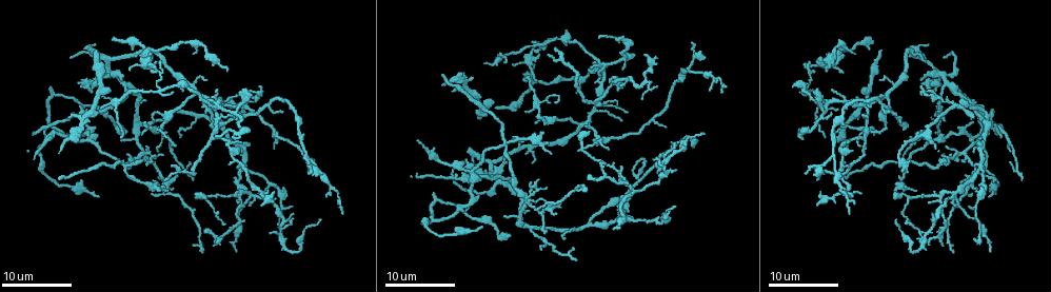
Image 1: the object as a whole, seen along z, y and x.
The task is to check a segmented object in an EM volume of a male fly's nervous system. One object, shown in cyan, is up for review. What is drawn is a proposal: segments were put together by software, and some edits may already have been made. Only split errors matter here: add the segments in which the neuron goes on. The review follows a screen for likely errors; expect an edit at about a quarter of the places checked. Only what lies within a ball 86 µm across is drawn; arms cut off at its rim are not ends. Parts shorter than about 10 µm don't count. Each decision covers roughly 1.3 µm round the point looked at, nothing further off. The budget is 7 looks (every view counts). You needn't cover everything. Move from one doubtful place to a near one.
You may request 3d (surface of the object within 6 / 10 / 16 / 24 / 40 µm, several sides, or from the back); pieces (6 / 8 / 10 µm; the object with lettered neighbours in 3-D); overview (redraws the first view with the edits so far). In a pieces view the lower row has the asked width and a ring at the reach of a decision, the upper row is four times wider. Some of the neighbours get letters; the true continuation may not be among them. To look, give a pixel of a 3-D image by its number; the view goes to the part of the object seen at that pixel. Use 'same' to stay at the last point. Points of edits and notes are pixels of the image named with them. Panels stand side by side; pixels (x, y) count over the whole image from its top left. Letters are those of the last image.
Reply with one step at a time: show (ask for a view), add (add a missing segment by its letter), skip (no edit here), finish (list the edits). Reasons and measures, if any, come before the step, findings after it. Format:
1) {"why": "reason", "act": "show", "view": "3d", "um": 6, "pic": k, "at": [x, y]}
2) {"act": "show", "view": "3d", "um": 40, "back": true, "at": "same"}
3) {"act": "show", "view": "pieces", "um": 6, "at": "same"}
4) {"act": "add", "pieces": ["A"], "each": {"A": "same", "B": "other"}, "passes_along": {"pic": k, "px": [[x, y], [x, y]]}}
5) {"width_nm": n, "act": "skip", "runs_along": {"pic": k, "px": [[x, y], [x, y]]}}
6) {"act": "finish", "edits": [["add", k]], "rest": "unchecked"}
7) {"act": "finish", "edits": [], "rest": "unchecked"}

{"why": "branch stops here", "act": "show", "view": "3d", "um": 16, "pic": 1, "at": [971, 115]}

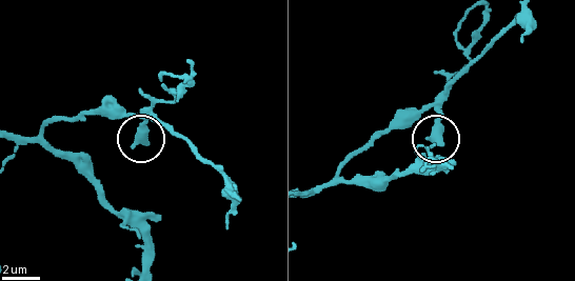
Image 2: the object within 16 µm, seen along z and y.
{"why": "what lies round it", "act": "show", "view": "pieces", "um": 10, "pic": 2, "at": [146, 144]}

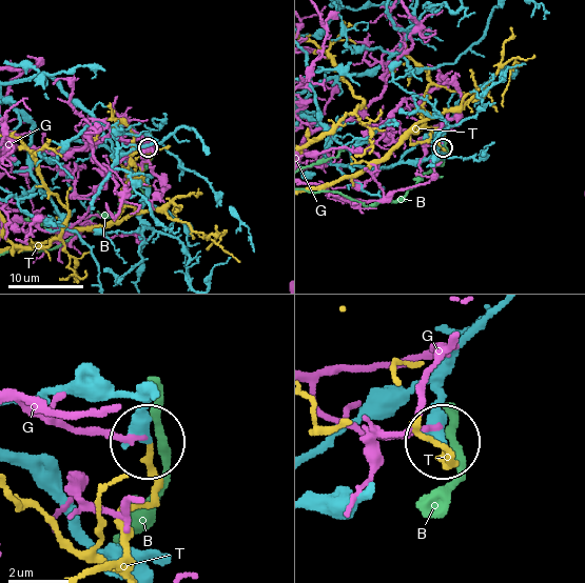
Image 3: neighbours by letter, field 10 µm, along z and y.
{"act": "skip", "each": {"B": "other", "G": "other", "T": "other"}, "found": "no lettered segment goes on from it"}

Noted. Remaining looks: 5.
{"why": "branch stops here", "act": "show", "view": "3d", "um": 24, "pic": 1, "at": [257, 94]}

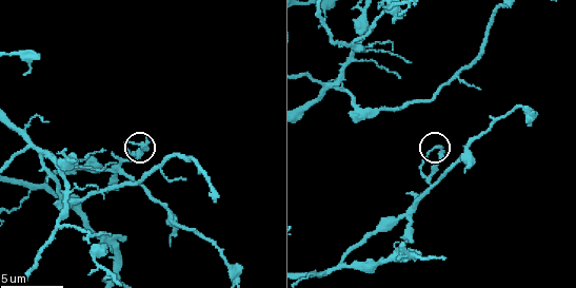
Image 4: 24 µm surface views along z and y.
{"act": "show", "view": "pieces", "um": 8, "pic": 4, "at": [436, 147]}

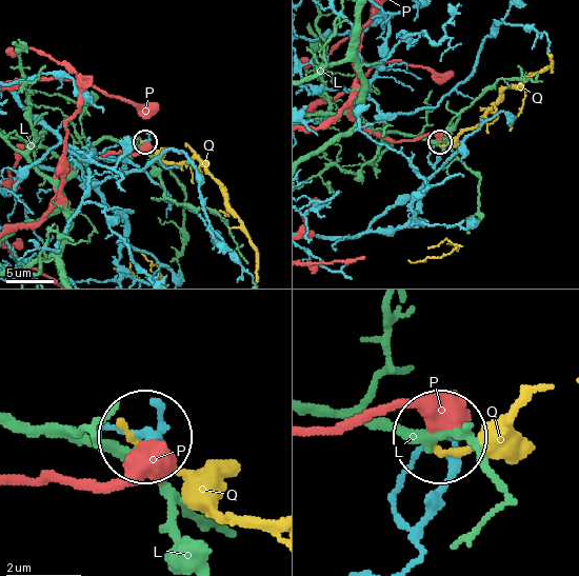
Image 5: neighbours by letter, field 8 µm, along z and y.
{"width_nm": 110, "act": "skip", "each": {"L": "other", "P": "other", "Q": "other"}, "found": "none of them fits"}

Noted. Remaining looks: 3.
{"why": "thin end", "act": "show", "view": "3d", "um": 16, "pic": 1, "at": [557, 49]}

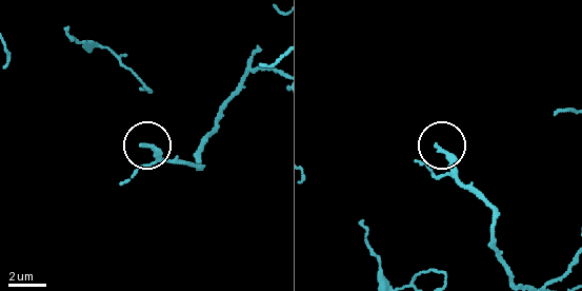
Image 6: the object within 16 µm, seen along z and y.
{"act": "show", "view": "pieces", "um": 10, "pic": 6, "at": [436, 148]}

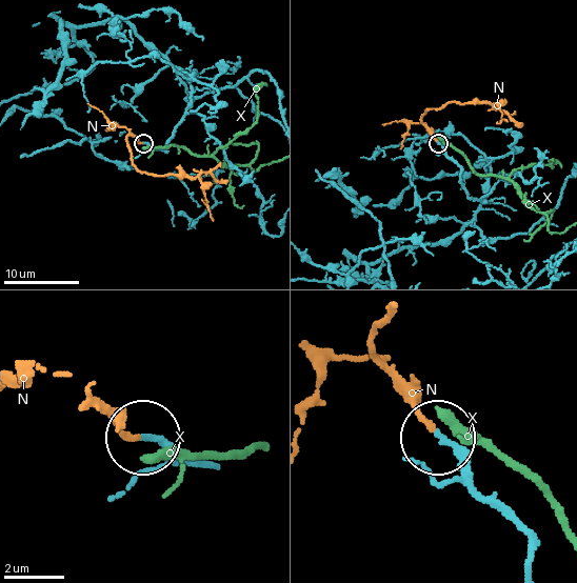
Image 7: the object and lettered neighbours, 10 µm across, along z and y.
{"width_nm": 170, "act": "add", "pieces": ["N"], "each": {"N": "same", "X": "other"}, "passes_along": {"pic": 7, "px": [[158, 149], [126, 140], [141, 172], [199, 181]]}, "found": "it goes on there"}

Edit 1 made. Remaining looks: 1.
{"why": "thin end", "act": "show", "view": "pieces", "um": 8, "pic": 4, "at": [526, 122]}

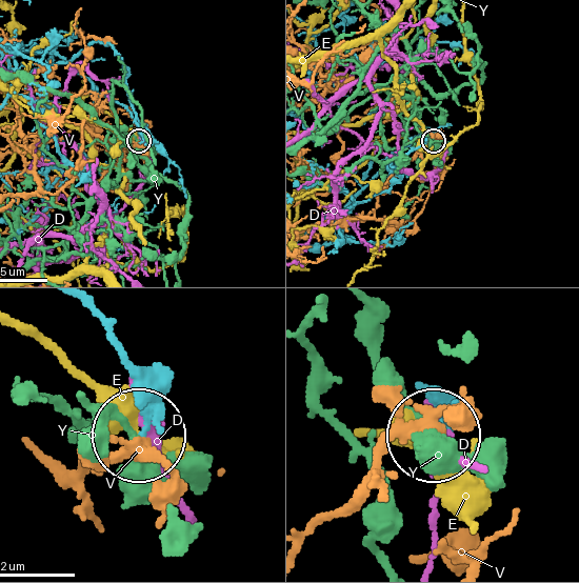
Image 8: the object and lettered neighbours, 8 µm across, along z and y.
{"width_nm": 160, "act": "skip", "each": {"D": "other", "E": "other", "V": "other", "Y": "other"}, "runs_along": {"pic": 8, "px": [[95, 313], [136, 388], [142, 433]]}, "found": "no lettered segment goes on from it"}

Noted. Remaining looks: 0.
{"act": "finish", "edits": [["add", 7]], "rest": "unchecked"}

